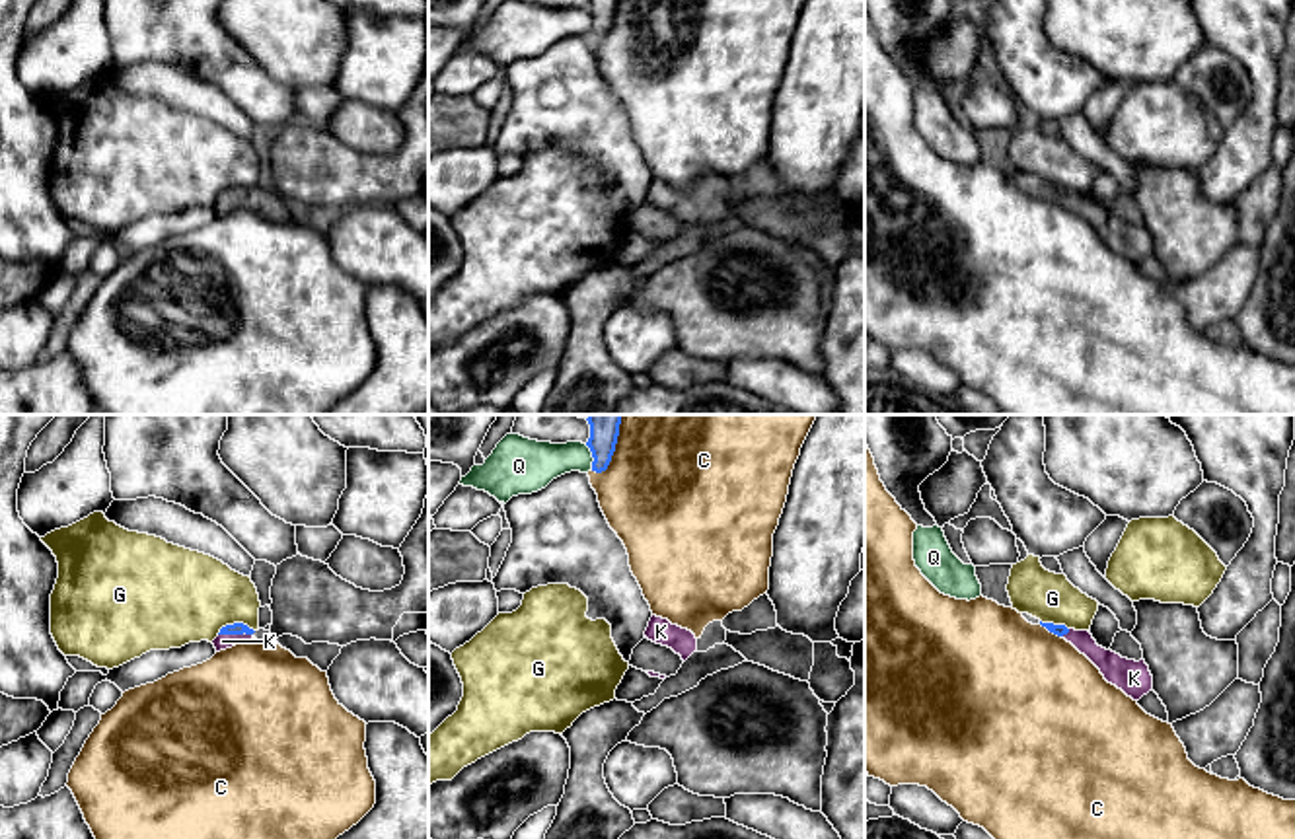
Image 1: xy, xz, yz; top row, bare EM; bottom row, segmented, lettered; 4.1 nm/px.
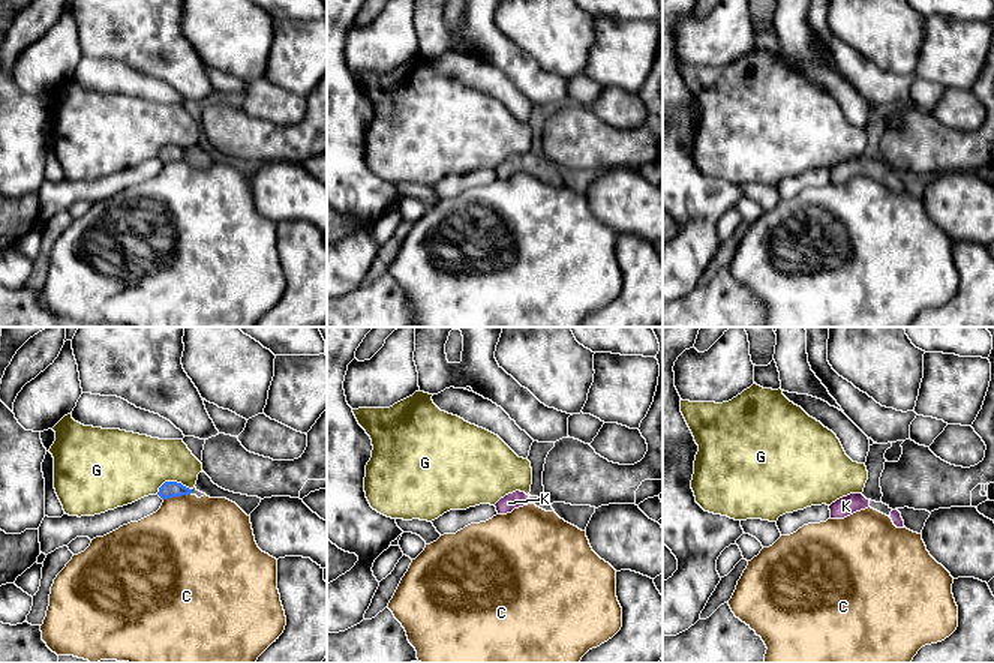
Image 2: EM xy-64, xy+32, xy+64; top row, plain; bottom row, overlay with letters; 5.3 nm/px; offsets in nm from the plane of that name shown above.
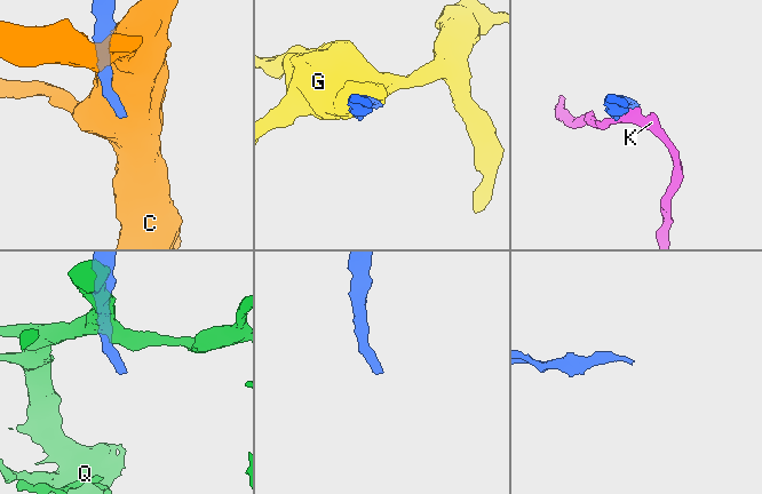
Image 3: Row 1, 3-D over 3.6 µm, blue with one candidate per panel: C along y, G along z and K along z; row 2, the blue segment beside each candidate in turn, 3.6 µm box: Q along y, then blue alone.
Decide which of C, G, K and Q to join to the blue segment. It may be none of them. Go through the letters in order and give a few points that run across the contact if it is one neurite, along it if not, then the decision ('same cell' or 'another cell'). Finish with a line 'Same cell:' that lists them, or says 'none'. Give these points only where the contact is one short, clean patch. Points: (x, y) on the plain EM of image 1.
C: another cell
G: another cell
K: xy (238, 191), (234, 197), (222, 205) | same cell
Q: another cell
Same cell: K

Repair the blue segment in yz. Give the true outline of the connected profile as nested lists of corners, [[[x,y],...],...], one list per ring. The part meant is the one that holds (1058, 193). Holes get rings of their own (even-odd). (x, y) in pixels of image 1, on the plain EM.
[[[1042,187],[1050,197],[1071,206],[1104,239],[1104,243],[1122,253],[1133,265],[1139,265],[1153,253],[1153,239],[1145,224],[1128,224],[1096,208],[1089,195],[1067,193],[1065,189]]]

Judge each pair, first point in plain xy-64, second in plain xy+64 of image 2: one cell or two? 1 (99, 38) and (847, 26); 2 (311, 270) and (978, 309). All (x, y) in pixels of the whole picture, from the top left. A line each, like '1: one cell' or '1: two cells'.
1: two cells
2: one cell

